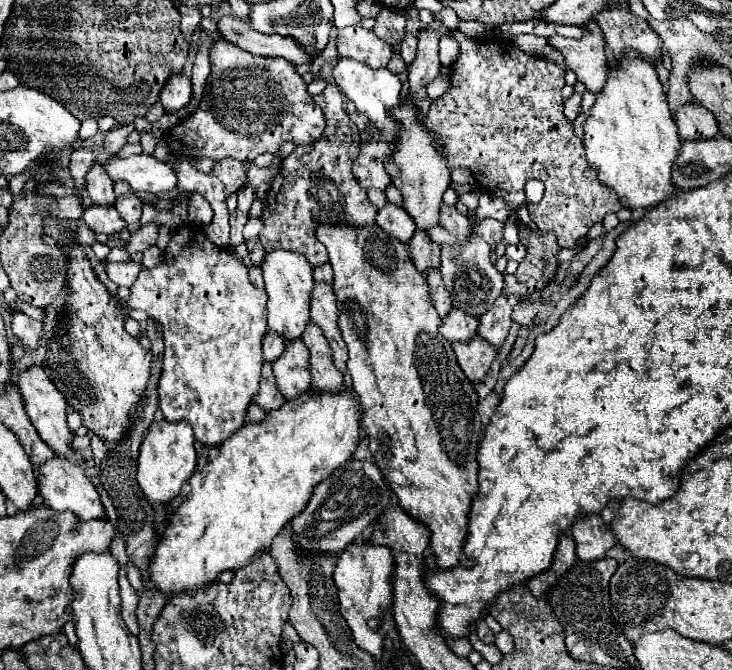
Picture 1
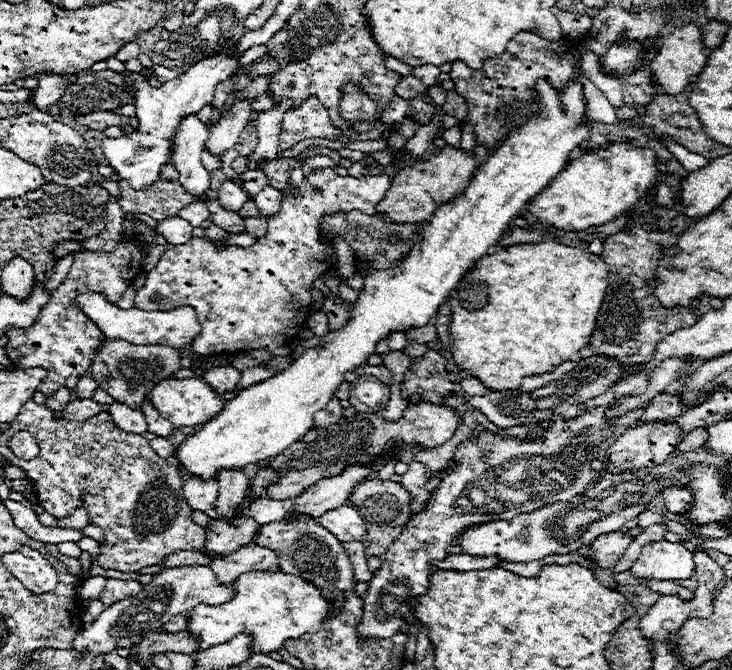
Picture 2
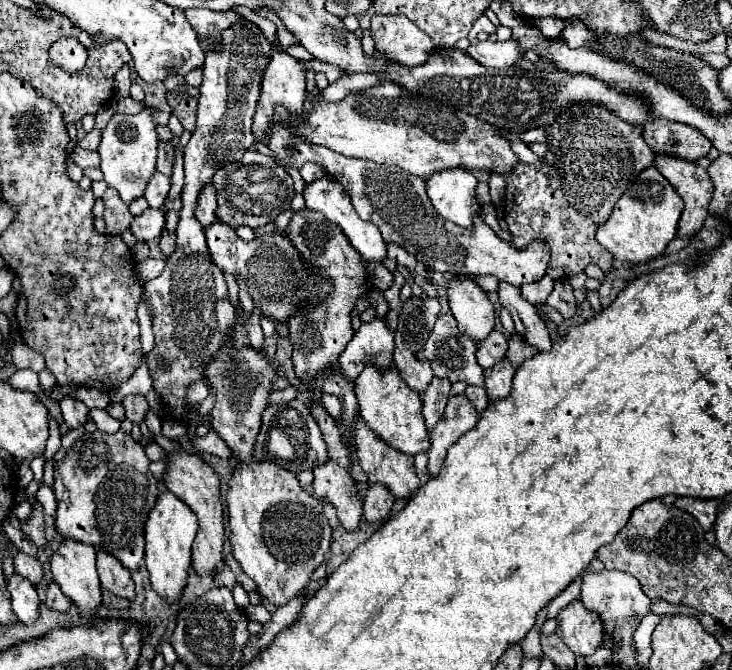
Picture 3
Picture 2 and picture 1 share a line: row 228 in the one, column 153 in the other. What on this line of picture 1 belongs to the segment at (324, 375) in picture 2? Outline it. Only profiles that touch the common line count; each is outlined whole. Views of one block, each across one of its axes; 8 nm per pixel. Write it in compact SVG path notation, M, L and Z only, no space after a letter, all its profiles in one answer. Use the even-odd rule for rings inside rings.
M156 420L152 422L148 434L144 436L140 458L138 458L138 484L146 494L150 504L168 504L178 494L182 484L192 476L196 468L196 450L194 450L194 434L190 422L168 422Z

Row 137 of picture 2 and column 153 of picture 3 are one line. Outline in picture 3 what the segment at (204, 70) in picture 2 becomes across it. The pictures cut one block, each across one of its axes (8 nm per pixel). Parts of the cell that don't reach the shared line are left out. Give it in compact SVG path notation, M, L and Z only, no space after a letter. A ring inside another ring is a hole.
M142 110L140 114L114 114L106 128L102 130L102 142L98 146L102 158L102 172L104 180L110 188L120 192L120 198L130 204L132 200L140 198L146 190L148 180L156 172L156 124L150 116L150 110Z

